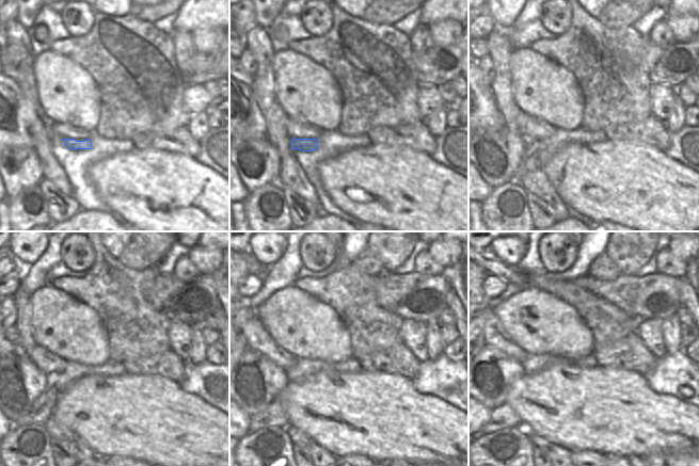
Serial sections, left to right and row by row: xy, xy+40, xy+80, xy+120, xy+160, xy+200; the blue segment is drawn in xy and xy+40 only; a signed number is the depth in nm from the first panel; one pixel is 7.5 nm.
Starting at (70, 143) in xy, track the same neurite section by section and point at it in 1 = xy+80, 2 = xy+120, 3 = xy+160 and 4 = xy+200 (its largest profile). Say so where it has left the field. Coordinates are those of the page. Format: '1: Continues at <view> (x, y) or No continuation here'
1: Continues at xy+80 (529, 162)
2: Continues at xy+120 (41, 412)
3: Continues at xy+160 (274, 415)
4: Continues at xy+200 (503, 417)

